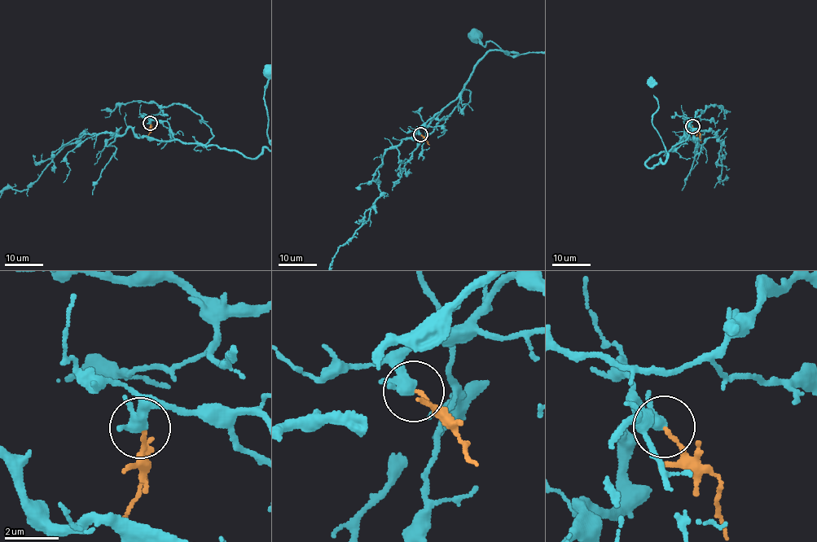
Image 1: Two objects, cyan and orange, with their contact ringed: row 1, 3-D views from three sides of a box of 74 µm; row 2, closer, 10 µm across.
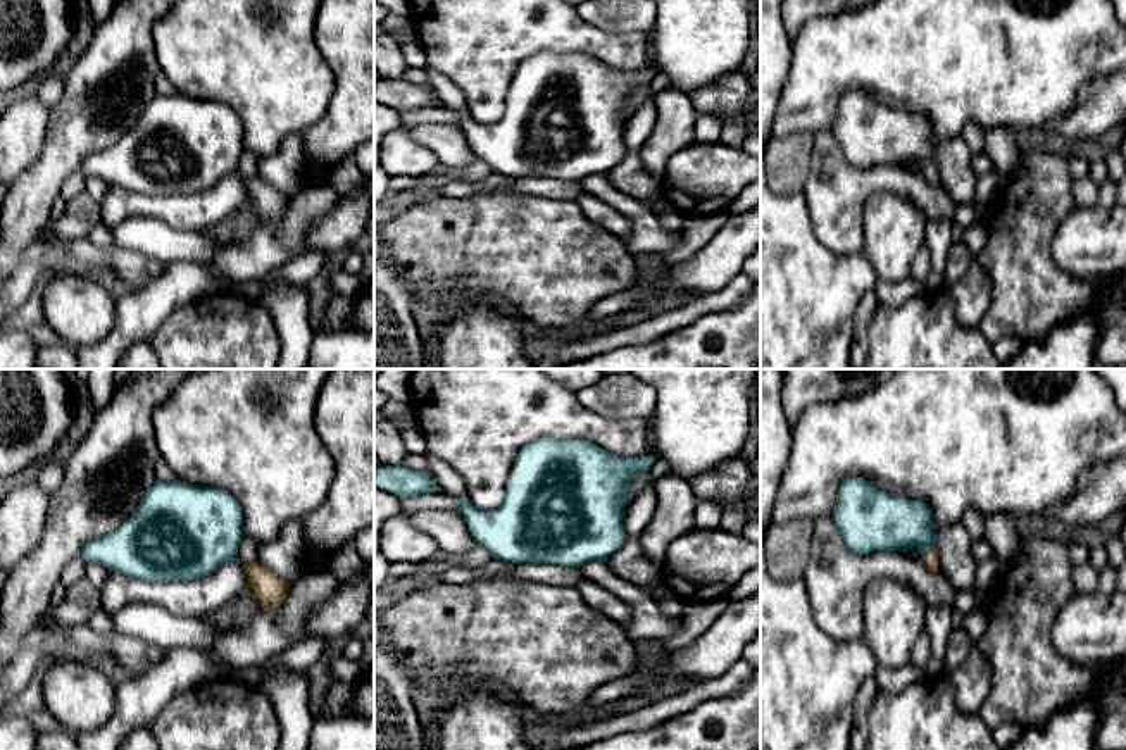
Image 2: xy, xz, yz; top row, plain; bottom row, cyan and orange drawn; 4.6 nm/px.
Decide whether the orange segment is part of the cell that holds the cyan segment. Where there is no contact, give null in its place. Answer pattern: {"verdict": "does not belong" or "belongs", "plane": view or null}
{"verdict": "belongs", "plane": "yz"}

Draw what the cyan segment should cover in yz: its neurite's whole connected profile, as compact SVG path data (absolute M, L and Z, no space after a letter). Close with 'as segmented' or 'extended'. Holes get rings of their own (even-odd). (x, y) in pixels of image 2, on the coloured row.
M848 478L838 490L831 516L850 552L867 555L881 550L919 550L929 571L938 569L933 510L923 500L881 491L862 478Z; extended

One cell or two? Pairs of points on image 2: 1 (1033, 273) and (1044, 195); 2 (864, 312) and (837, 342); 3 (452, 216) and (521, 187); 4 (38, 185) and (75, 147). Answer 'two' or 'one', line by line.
1: one
2: two
3: two
4: one

